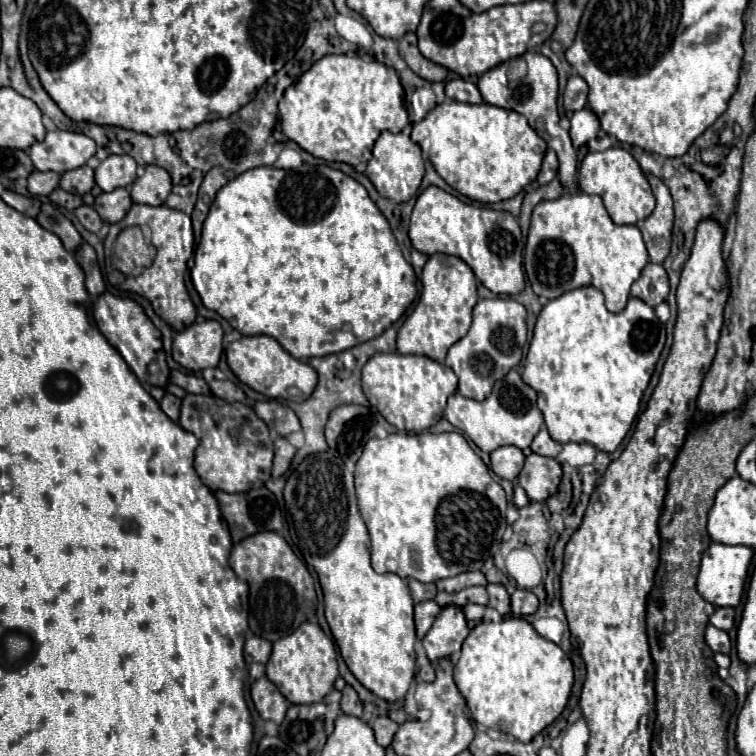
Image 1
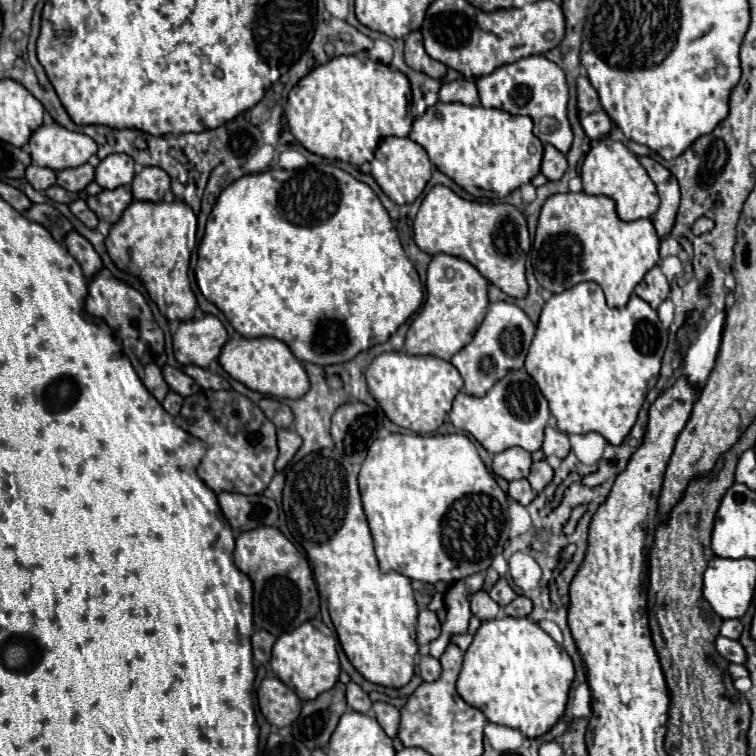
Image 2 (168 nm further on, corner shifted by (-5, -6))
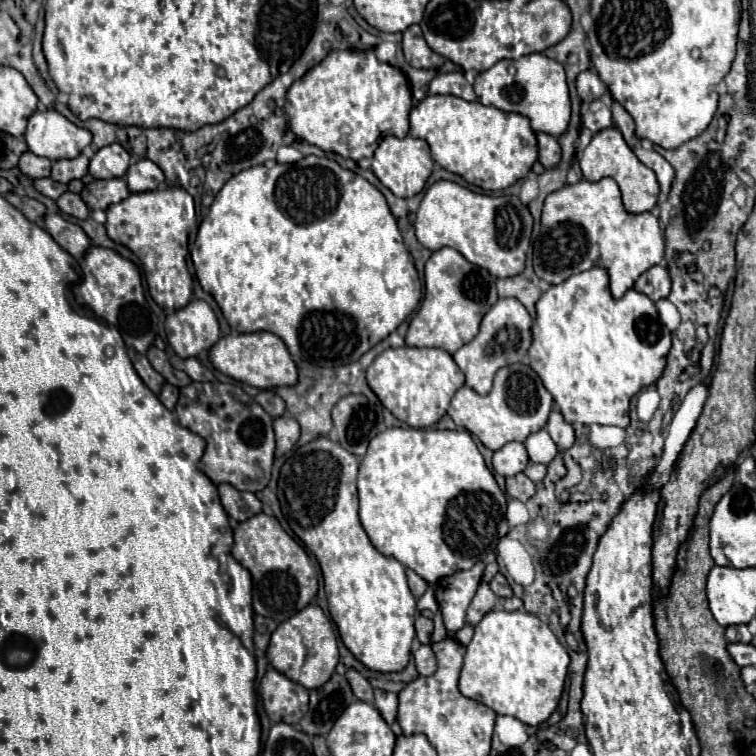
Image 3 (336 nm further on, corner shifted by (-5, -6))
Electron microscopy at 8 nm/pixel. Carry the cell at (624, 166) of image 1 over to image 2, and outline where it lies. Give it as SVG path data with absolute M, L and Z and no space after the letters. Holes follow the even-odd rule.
M605 137L597 145L593 145L581 165L581 179L583 191L587 195L607 195L615 201L621 221L651 219L659 209L659 195L653 181L649 179L639 159L631 151L627 151L621 141L611 141L609 137Z

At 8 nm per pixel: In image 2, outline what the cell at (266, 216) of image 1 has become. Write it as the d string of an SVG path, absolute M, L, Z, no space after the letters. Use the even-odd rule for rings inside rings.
M307 165L305 171L285 171L285 169L269 169L265 173L243 175L235 183L231 183L219 195L205 229L205 237L197 251L197 269L195 269L197 285L207 301L219 307L219 311L227 317L237 333L243 337L275 337L283 341L293 355L303 363L317 365L335 365L351 361L359 351L365 351L377 343L385 343L421 305L423 287L419 275L411 261L407 259L399 235L389 219L389 213L381 205L379 197L371 191L369 185L357 181L347 171L335 165Z

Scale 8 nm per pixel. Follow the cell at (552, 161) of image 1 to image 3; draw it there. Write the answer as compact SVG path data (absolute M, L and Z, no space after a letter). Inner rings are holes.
M539 133L537 135L537 149L539 149L539 161L543 163L543 167L555 167L561 159L561 147L557 143L557 139L553 135L547 135L547 133Z

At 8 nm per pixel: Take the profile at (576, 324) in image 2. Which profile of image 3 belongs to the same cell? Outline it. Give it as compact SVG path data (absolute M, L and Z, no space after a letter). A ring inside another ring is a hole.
M593 267L589 271L571 275L559 285L551 285L541 295L535 309L537 315L531 327L533 341L529 347L531 367L541 377L545 389L553 395L565 421L581 425L599 423L627 427L631 397L661 377L665 357L671 347L671 333L659 321L655 303L635 289L629 289L621 299L613 299L607 271L603 267Z

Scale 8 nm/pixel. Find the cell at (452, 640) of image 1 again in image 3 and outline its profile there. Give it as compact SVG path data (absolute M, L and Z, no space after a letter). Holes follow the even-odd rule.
M477 563L469 571L457 571L437 583L435 597L443 613L447 631L459 631L465 625L465 611L481 583L485 563Z

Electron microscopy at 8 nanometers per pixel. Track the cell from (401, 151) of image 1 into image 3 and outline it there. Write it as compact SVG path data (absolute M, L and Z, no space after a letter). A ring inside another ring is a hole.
M385 137L379 147L375 149L375 159L381 163L381 167L385 171L375 171L377 179L389 187L397 197L413 197L419 191L423 191L431 169L433 169L433 159L429 153L429 145L423 139L415 139L415 137L405 137L405 139L397 139L397 137Z

